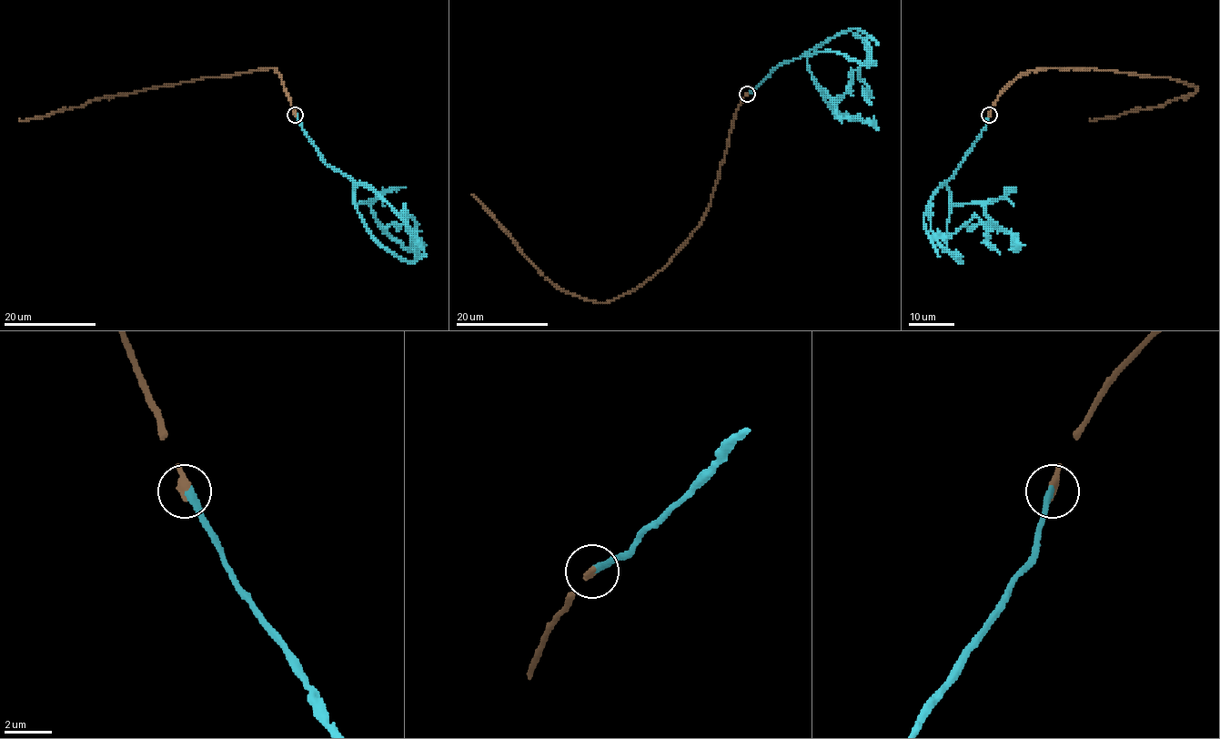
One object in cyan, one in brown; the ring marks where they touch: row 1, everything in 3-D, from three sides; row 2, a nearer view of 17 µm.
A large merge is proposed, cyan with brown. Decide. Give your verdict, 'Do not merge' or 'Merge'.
Merge

